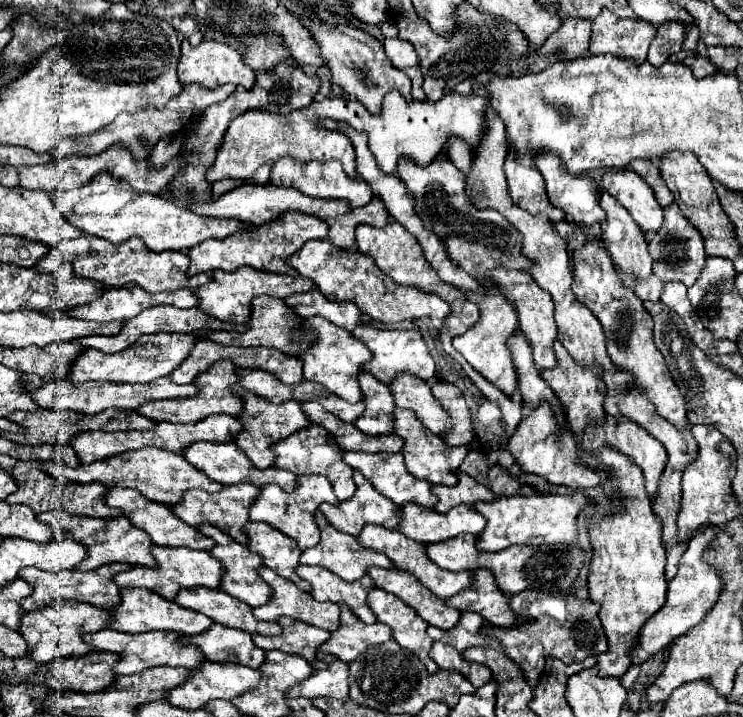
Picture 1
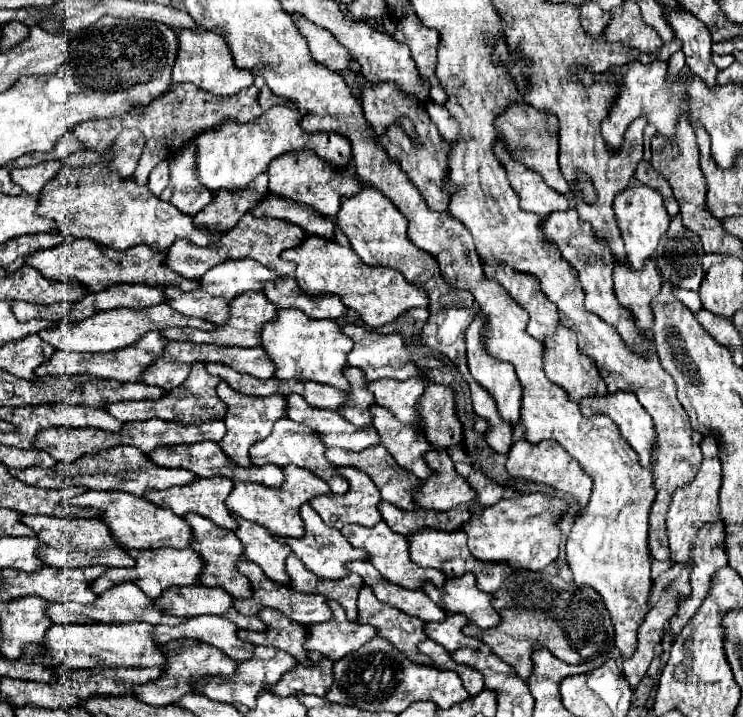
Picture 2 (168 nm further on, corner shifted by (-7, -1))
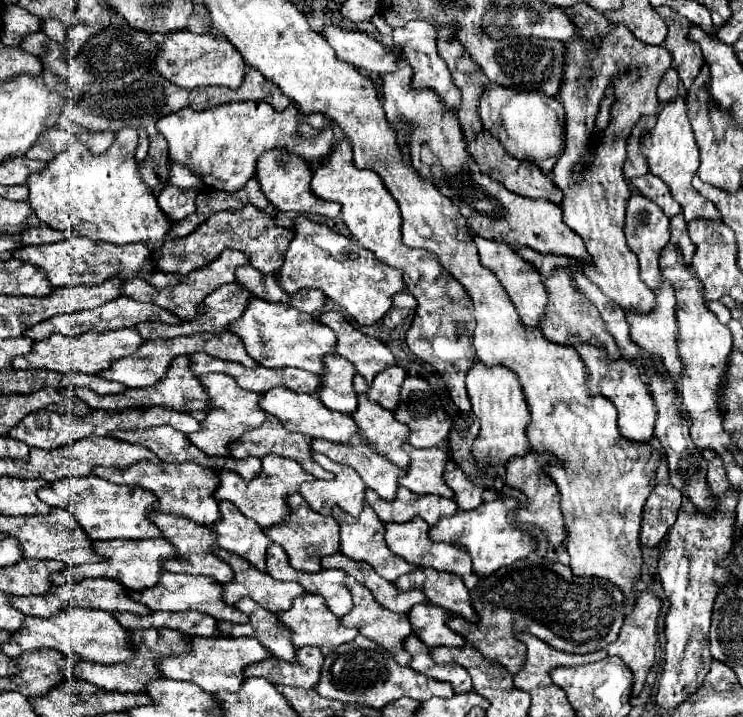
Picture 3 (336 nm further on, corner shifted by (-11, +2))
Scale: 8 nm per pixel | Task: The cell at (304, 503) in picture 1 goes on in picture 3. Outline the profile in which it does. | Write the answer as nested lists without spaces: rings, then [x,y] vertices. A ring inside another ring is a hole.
[[[265,455],[261,459],[261,473],[257,477],[253,477],[251,481],[245,481],[237,473],[231,473],[225,469],[217,469],[217,475],[219,475],[219,485],[215,489],[215,499],[231,501],[243,515],[251,517],[263,529],[283,521],[289,513],[285,497],[295,493],[303,481],[315,479],[315,477],[309,477],[309,473],[299,467],[299,463],[295,463],[287,457],[279,457],[279,455]]]

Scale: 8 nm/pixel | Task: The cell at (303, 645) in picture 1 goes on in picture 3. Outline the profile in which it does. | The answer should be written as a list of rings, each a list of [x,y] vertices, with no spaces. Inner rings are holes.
[[[241,597],[241,601],[235,603],[239,611],[243,611],[249,621],[245,625],[231,625],[227,621],[219,621],[219,631],[227,637],[253,637],[257,639],[271,657],[283,659],[283,661],[295,661],[295,647],[291,645],[289,631],[279,623],[277,615],[273,615],[267,609],[261,609],[255,605],[255,601]]]

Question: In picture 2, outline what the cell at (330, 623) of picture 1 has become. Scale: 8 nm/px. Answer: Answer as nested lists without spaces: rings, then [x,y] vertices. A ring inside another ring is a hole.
[[[249,560],[239,562],[239,572],[243,572],[243,576],[247,576],[251,580],[251,586],[253,586],[253,598],[251,600],[235,600],[235,610],[239,610],[241,614],[257,616],[263,608],[273,608],[273,610],[283,612],[285,616],[289,616],[291,620],[295,620],[299,624],[319,624],[319,622],[333,620],[333,612],[331,612],[325,596],[301,594],[301,592],[295,592],[289,586],[275,584],[273,580],[267,580],[267,576],[263,576],[263,570],[259,568],[259,564],[253,564]]]

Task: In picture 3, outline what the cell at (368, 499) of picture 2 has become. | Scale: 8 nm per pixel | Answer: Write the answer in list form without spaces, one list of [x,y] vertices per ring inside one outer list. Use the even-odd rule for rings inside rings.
[[[339,465],[339,471],[331,481],[313,479],[299,485],[301,497],[313,511],[321,515],[331,515],[333,505],[341,507],[351,515],[359,515],[365,505],[363,489],[365,489],[363,479],[357,475],[355,469],[347,465]]]

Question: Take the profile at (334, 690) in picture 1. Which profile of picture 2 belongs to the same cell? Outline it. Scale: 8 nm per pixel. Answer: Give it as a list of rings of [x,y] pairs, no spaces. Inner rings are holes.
[[[311,652],[309,654],[315,660],[315,666],[295,666],[279,684],[273,688],[277,696],[297,696],[297,694],[315,694],[315,696],[327,696],[333,682],[333,660],[327,660],[325,656]]]

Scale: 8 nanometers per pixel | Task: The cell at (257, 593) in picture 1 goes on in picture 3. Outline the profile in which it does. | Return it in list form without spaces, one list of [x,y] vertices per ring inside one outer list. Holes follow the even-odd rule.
[[[149,513],[147,519],[159,527],[159,531],[163,533],[165,541],[169,541],[177,555],[173,559],[169,559],[163,567],[165,571],[175,571],[175,573],[189,573],[189,575],[205,575],[205,577],[213,577],[215,581],[219,583],[225,583],[225,581],[231,581],[231,567],[221,561],[219,557],[215,557],[211,553],[211,549],[215,547],[215,533],[211,533],[209,527],[205,525],[195,525],[193,521],[187,521],[185,517],[175,517],[175,515],[167,515],[167,513]]]

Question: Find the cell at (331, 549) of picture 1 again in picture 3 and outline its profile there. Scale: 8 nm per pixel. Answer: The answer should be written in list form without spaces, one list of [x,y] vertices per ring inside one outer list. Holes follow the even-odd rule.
[[[291,493],[291,497],[287,497],[287,507],[291,511],[287,521],[281,521],[279,525],[265,529],[265,533],[273,543],[285,549],[293,569],[299,569],[305,573],[317,573],[321,569],[319,557],[339,551],[339,525],[335,523],[333,517],[323,517],[311,511],[299,493]]]

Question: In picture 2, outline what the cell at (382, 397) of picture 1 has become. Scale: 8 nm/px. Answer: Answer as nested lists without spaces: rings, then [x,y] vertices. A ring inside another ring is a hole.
[[[347,366],[347,380],[351,380],[351,392],[347,394],[347,408],[343,408],[343,412],[339,414],[357,428],[373,426],[373,416],[369,408],[375,404],[375,396],[367,390],[365,374],[359,368]]]

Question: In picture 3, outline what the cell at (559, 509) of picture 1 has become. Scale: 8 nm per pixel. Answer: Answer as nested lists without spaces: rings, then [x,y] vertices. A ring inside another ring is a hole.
[[[497,499],[497,501],[481,503],[479,507],[475,507],[471,511],[457,511],[453,517],[441,519],[435,527],[431,527],[429,539],[435,543],[445,541],[445,543],[467,549],[467,553],[471,555],[475,573],[477,575],[491,575],[505,565],[525,559],[537,547],[537,543],[533,541],[533,537],[529,533],[523,533],[523,531],[511,527],[509,511],[515,507],[517,507],[517,501],[513,501],[513,499],[503,499],[503,501]]]

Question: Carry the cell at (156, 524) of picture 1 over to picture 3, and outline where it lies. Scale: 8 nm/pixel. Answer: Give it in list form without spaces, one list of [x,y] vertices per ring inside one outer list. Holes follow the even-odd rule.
[[[89,475],[89,477],[63,477],[55,483],[51,483],[45,489],[39,489],[39,499],[51,507],[61,507],[75,517],[79,527],[89,539],[147,539],[147,537],[161,537],[159,529],[147,521],[147,513],[151,513],[151,493],[145,489],[139,489],[137,485],[115,485],[111,481],[105,481],[101,477]]]

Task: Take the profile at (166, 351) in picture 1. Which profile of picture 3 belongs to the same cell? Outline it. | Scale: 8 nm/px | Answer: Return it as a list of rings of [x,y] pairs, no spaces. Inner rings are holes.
[[[117,329],[117,331],[107,331],[107,333],[83,333],[77,337],[65,337],[59,333],[49,335],[43,341],[37,341],[31,351],[23,357],[15,357],[11,365],[15,369],[53,369],[57,373],[71,373],[71,371],[81,371],[81,373],[99,373],[111,365],[111,361],[119,357],[127,357],[139,349],[143,339],[135,329]]]

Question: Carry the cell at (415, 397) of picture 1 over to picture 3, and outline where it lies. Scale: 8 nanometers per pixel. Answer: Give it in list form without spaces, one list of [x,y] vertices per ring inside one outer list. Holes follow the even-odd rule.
[[[393,365],[391,369],[385,369],[383,373],[379,373],[373,383],[367,385],[367,391],[365,395],[379,403],[381,407],[389,409],[389,411],[395,411],[397,405],[401,403],[401,397],[399,397],[399,385],[403,383],[405,379],[405,371],[397,365]]]

